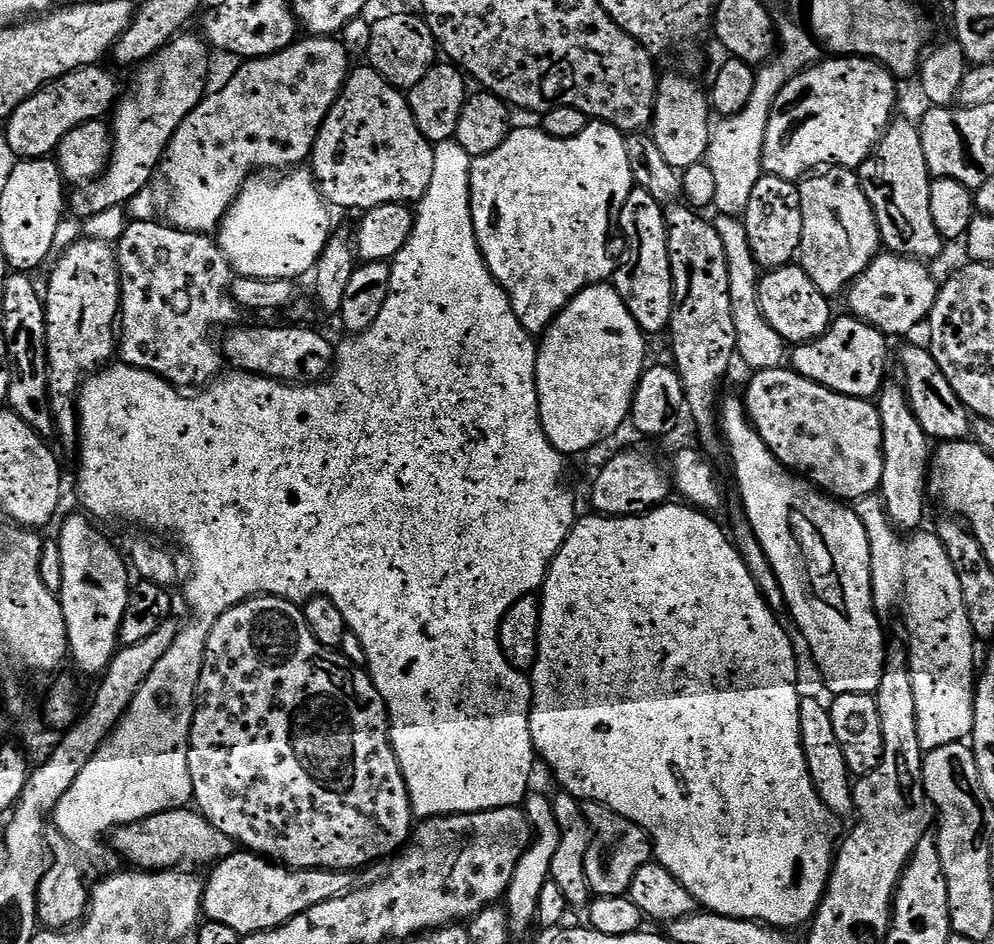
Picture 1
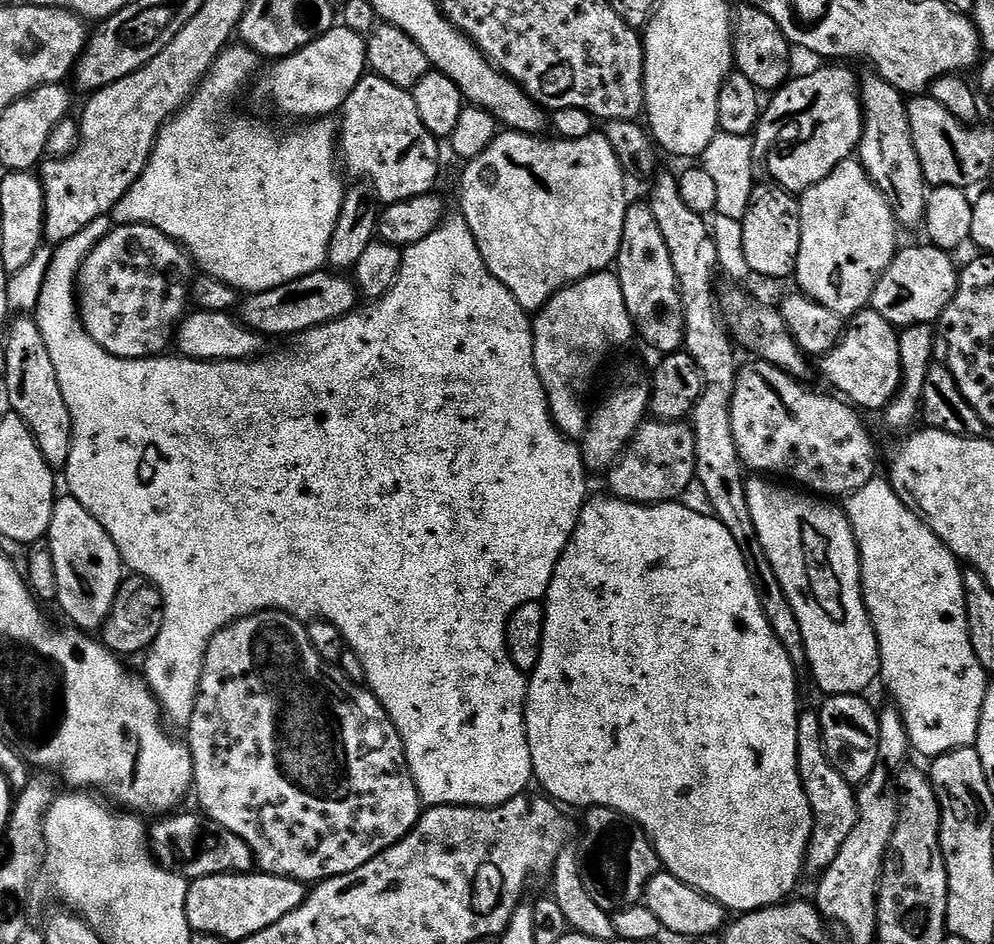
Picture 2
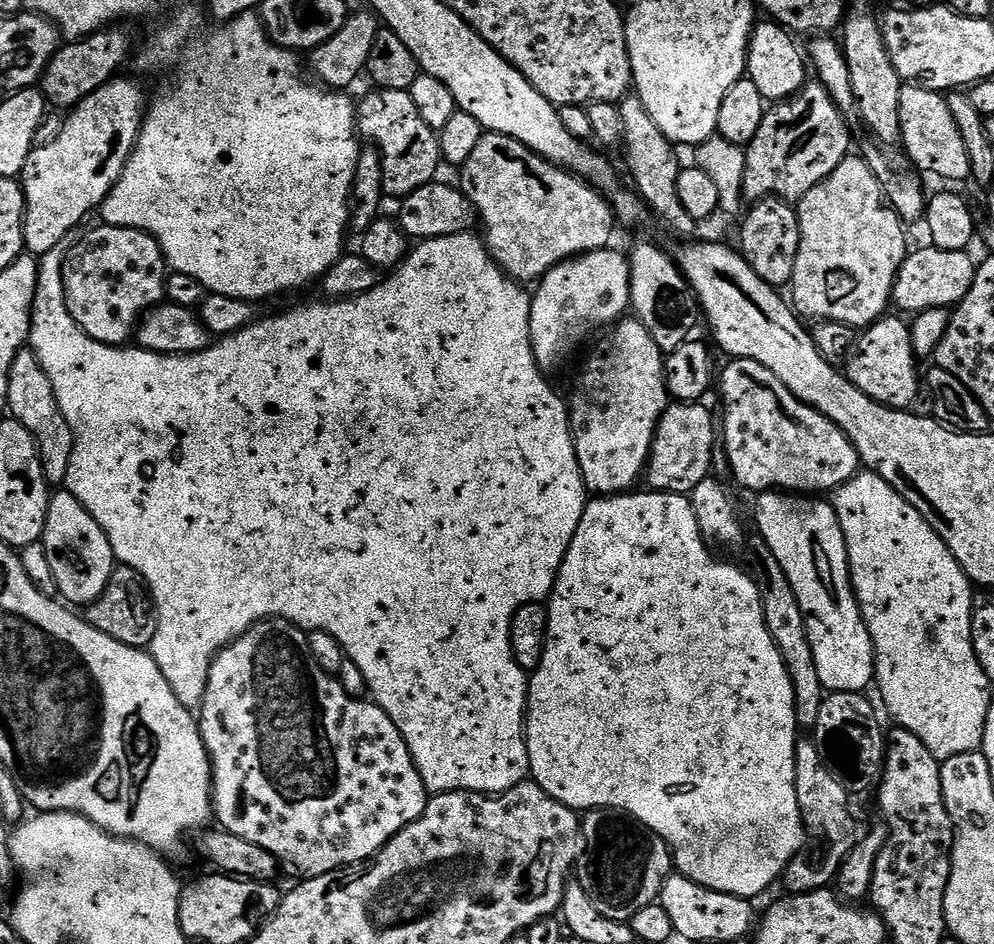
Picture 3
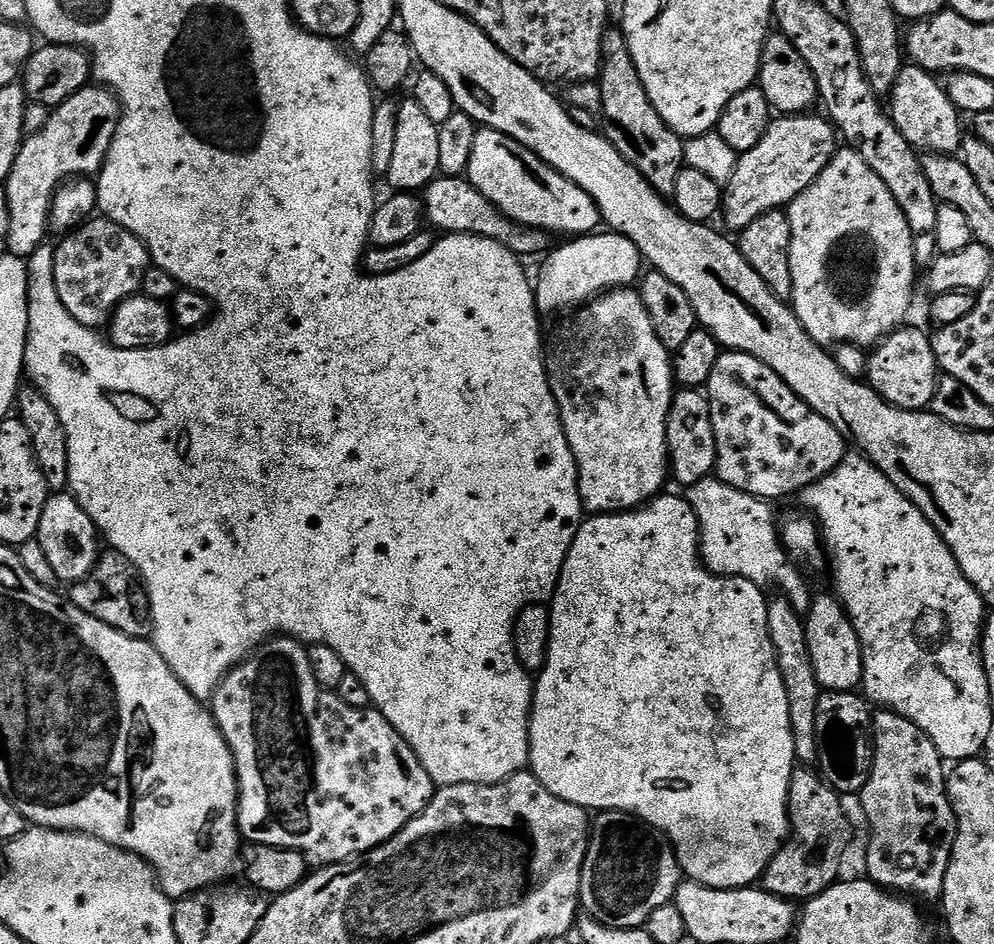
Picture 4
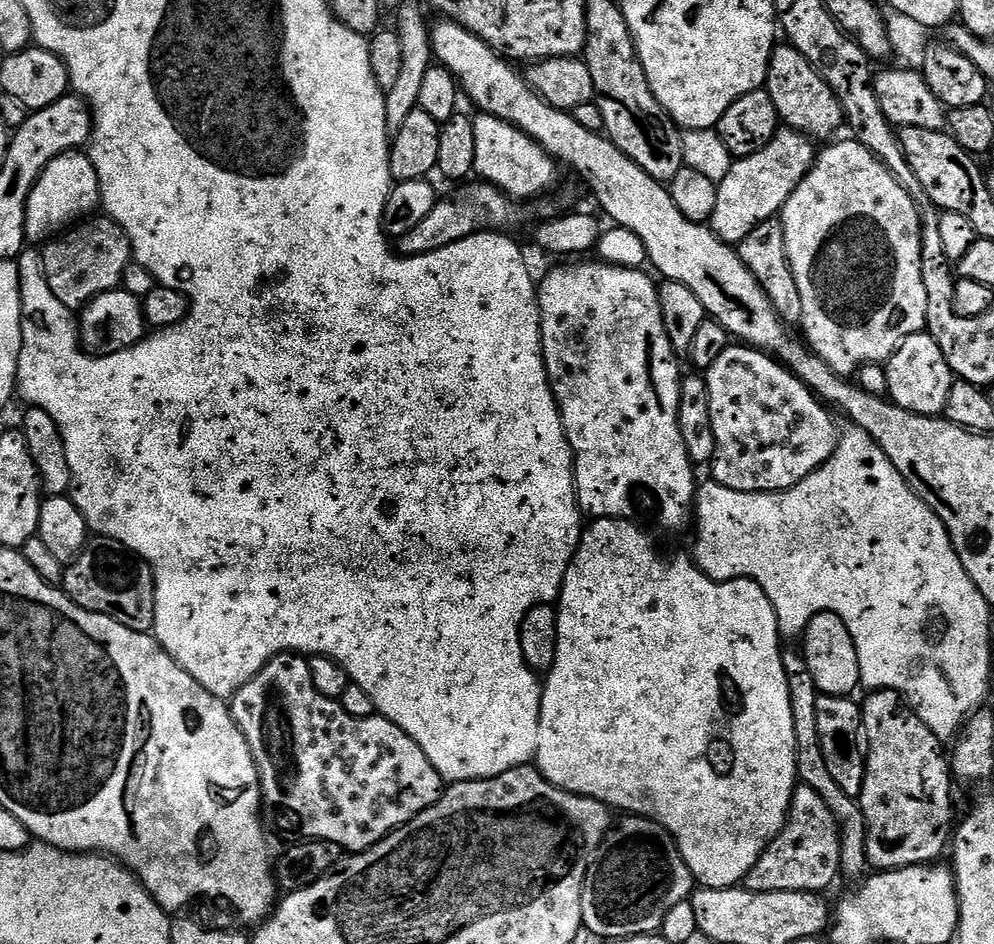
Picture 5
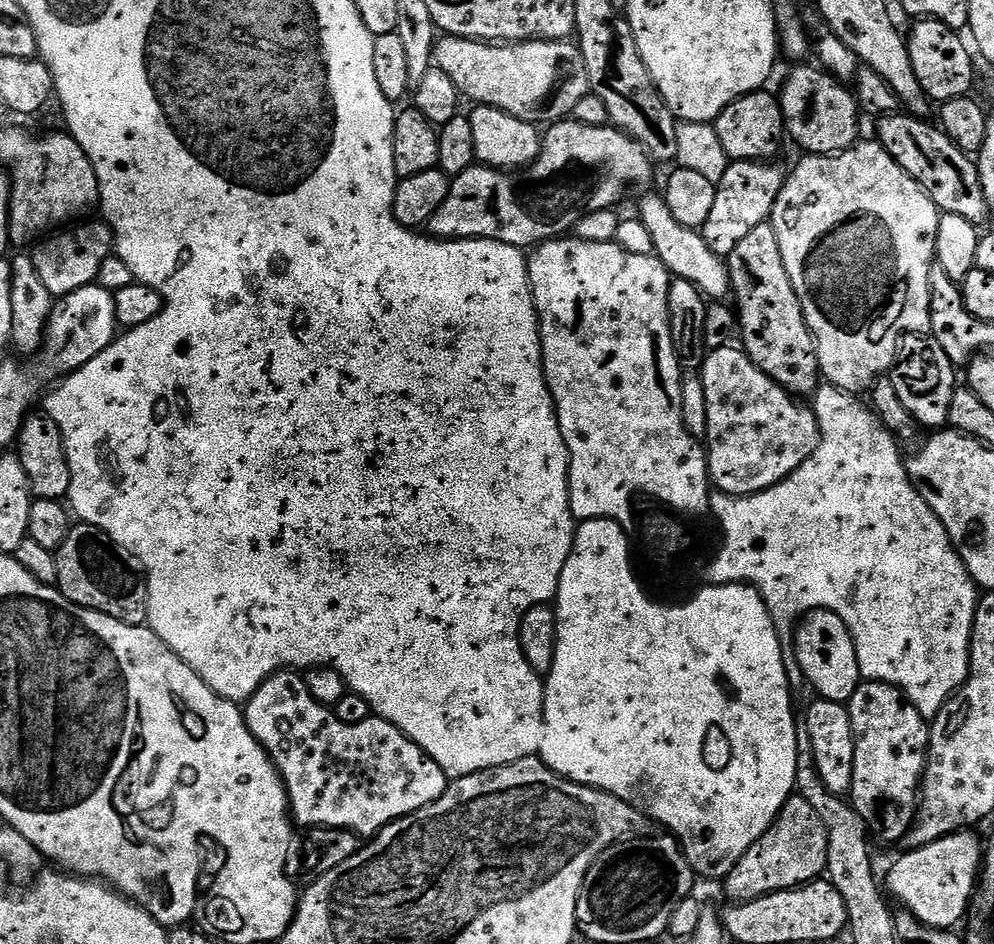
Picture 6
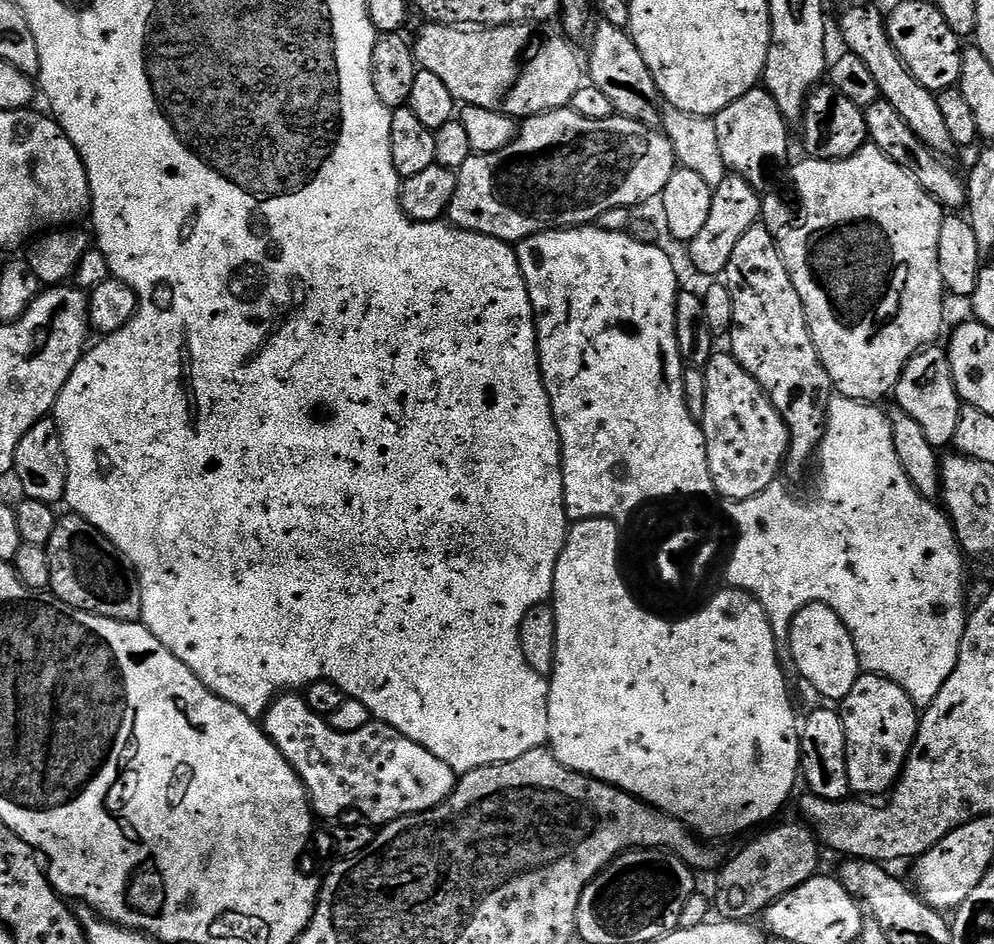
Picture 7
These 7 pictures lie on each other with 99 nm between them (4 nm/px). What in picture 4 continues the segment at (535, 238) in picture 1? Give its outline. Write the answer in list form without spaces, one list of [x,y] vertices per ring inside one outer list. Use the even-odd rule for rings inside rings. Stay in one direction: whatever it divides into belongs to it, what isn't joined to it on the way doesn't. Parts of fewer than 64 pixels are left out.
[[[481,127],[477,131],[474,138],[474,150],[470,150],[466,179],[483,196],[490,198],[490,202],[498,206],[498,210],[502,210],[502,214],[506,214],[508,219],[531,228],[539,228],[541,232],[549,234],[561,232],[564,238],[575,238],[587,236],[601,227],[602,221],[598,206],[590,198],[590,194],[586,194],[586,190],[574,186],[574,182],[570,182],[562,174],[554,171],[549,164],[539,160],[526,146],[514,142],[514,138],[493,128]]]

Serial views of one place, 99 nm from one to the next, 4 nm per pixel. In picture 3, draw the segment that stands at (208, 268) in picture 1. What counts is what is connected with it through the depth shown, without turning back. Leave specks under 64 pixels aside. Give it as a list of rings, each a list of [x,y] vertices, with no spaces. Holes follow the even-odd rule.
[[[101,223],[99,227],[90,229],[65,254],[64,265],[58,268],[58,276],[62,281],[66,306],[81,330],[99,344],[124,346],[133,339],[144,313],[165,299],[170,269],[160,243],[148,232],[106,223]]]

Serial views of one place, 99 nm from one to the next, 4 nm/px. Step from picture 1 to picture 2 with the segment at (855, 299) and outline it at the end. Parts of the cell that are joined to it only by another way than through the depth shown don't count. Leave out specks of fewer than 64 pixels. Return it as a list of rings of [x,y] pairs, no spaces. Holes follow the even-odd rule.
[[[901,247],[874,286],[871,308],[882,314],[882,318],[886,318],[886,322],[890,322],[897,330],[915,324],[935,325],[954,298],[960,281],[958,264],[952,259],[949,253],[940,248]]]

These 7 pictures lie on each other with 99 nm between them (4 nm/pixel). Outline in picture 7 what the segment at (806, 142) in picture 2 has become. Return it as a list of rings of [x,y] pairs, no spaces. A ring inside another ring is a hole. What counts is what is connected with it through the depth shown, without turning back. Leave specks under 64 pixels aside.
[[[729,174],[725,176],[717,188],[712,189],[712,201],[710,202],[710,214],[702,226],[702,231],[694,239],[687,241],[688,260],[704,276],[708,278],[723,277],[726,266],[730,262],[730,253],[762,216],[762,196],[757,188],[750,186],[746,178]]]

